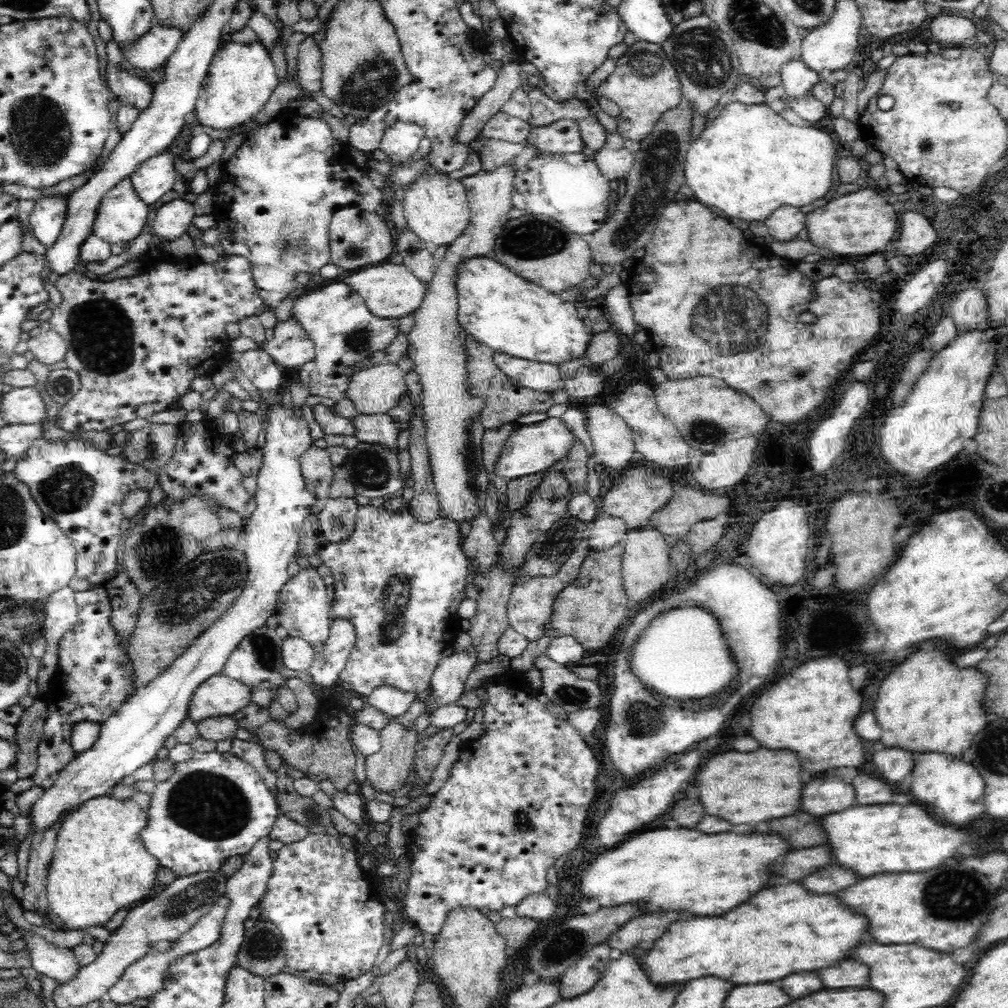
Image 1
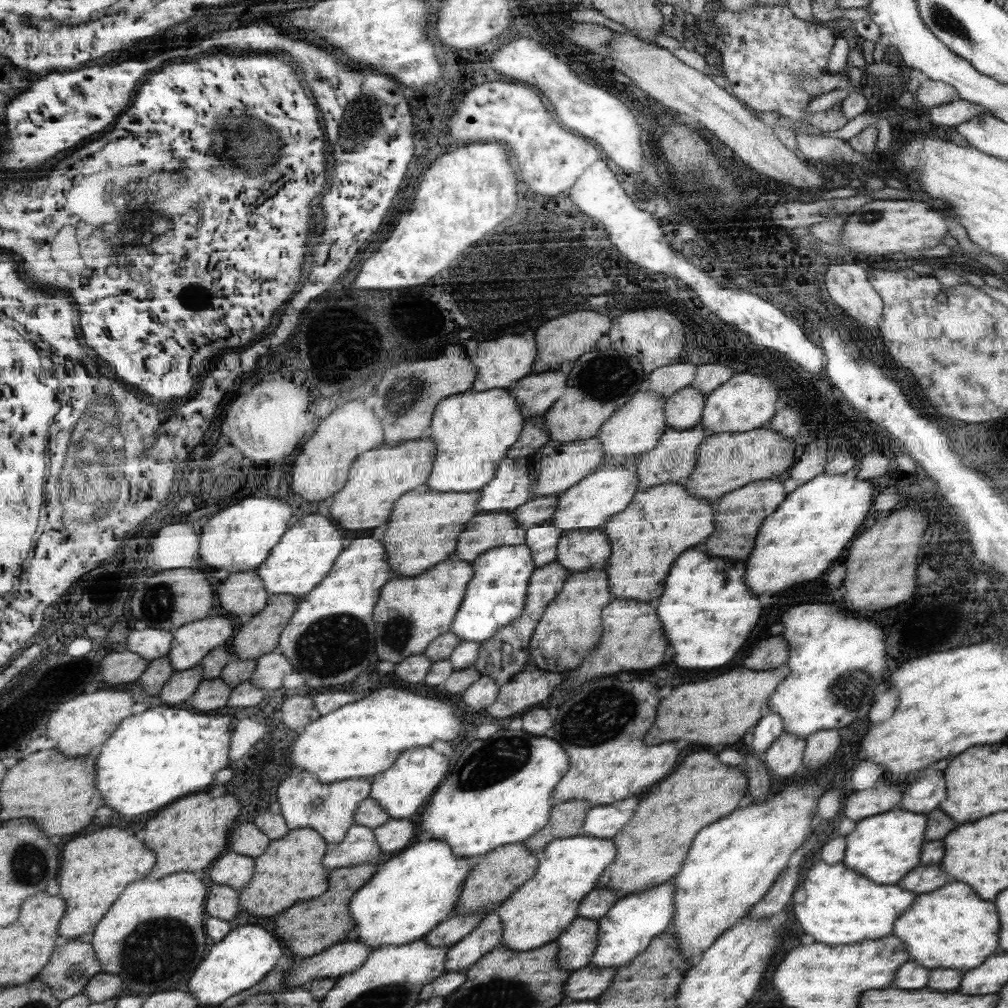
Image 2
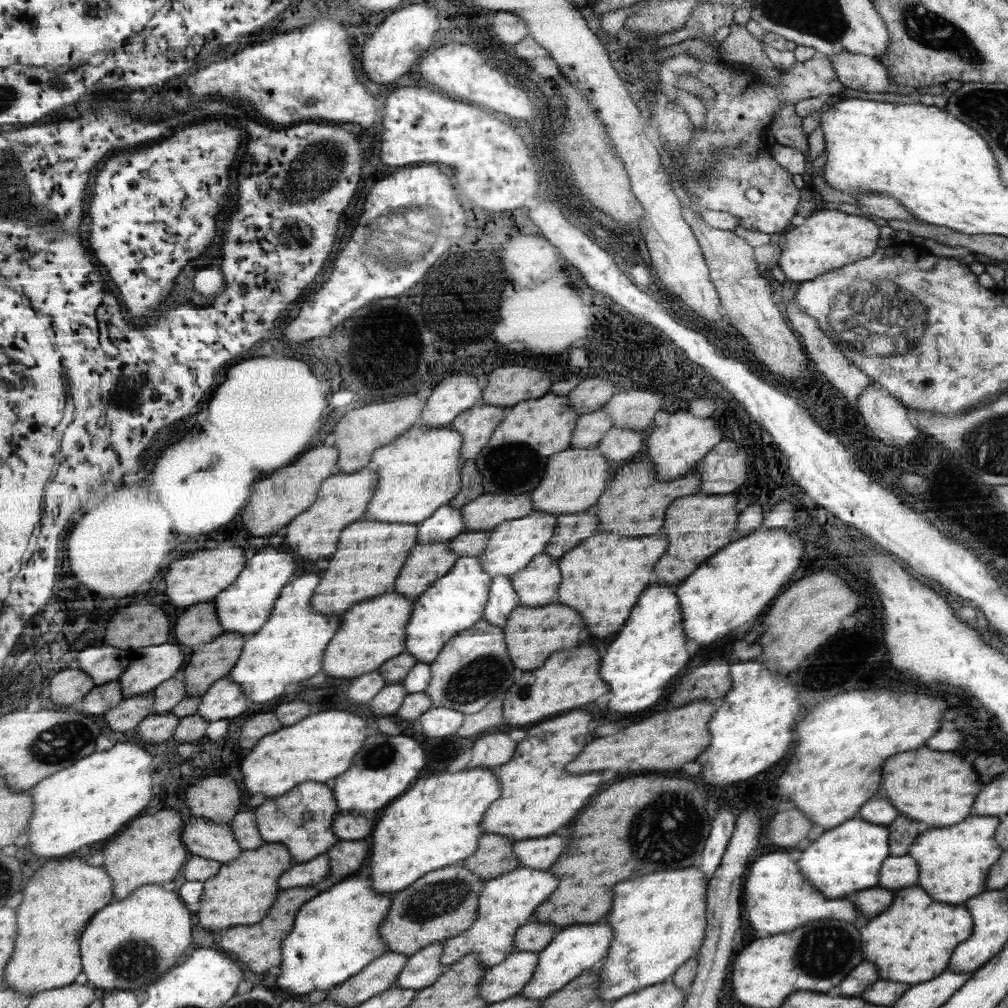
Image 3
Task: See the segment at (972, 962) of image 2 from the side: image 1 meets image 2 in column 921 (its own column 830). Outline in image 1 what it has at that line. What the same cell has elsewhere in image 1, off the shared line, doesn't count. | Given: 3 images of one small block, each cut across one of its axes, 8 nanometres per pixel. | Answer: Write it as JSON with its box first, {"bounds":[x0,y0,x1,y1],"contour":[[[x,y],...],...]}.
{"bounds":[639,884,864,988],"contour":[[[782,884],[762,888],[744,904],[738,904],[721,915],[682,917],[671,922],[662,936],[642,954],[639,964],[655,986],[679,985],[682,988],[698,978],[717,977],[737,987],[772,982],[794,972],[818,970],[822,966],[830,966],[830,962],[840,962],[842,954],[846,954],[846,946],[862,942],[864,936],[862,918],[858,918],[858,914],[850,914],[850,910],[842,910],[830,894],[808,894],[800,884]]]}

